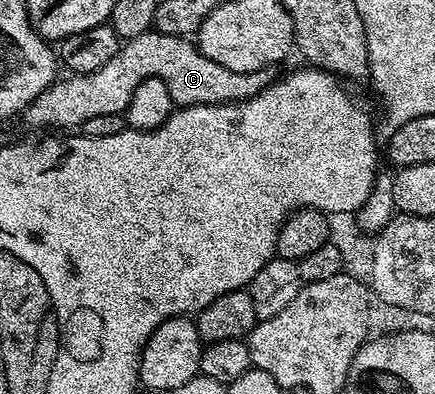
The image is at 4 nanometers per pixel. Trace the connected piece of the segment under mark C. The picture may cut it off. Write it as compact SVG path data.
M150 30L139 34L139 38L124 41L121 49L115 54L115 58L99 66L99 70L88 74L69 74L66 75L66 80L64 78L54 80L50 88L43 90L43 94L35 98L35 102L25 107L23 120L26 120L33 128L80 129L81 124L87 122L87 118L124 113L126 106L131 102L135 86L139 86L141 82L152 76L164 82L174 105L184 106L186 104L235 104L238 100L246 100L269 87L275 79L275 72L273 68L260 68L254 72L227 70L227 66L219 66L219 62L211 62L211 58L207 58L207 54L203 54L192 39Z

